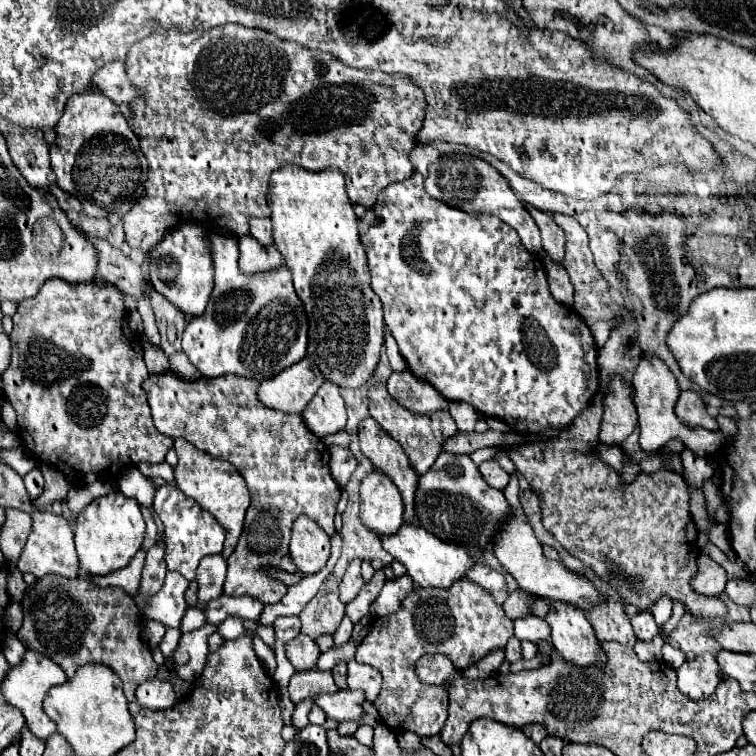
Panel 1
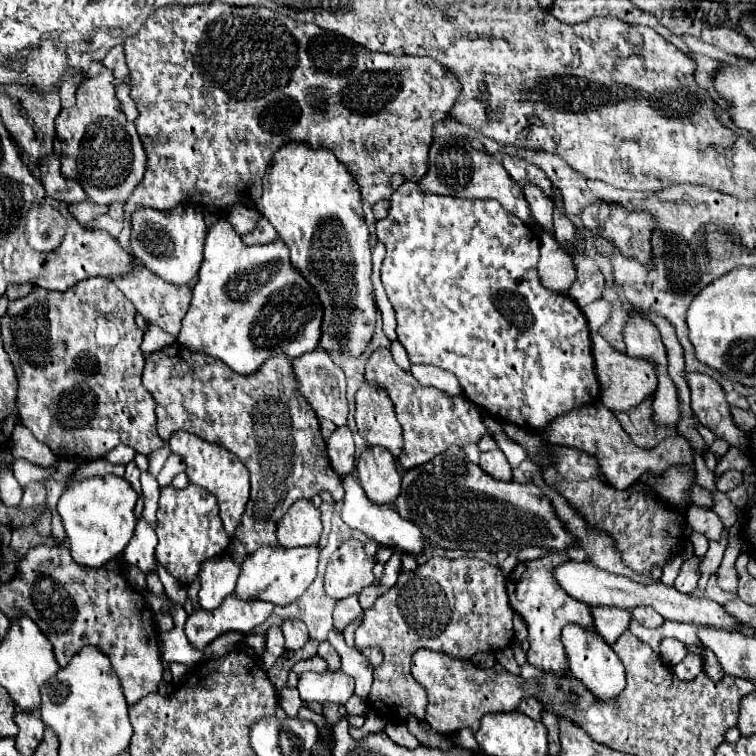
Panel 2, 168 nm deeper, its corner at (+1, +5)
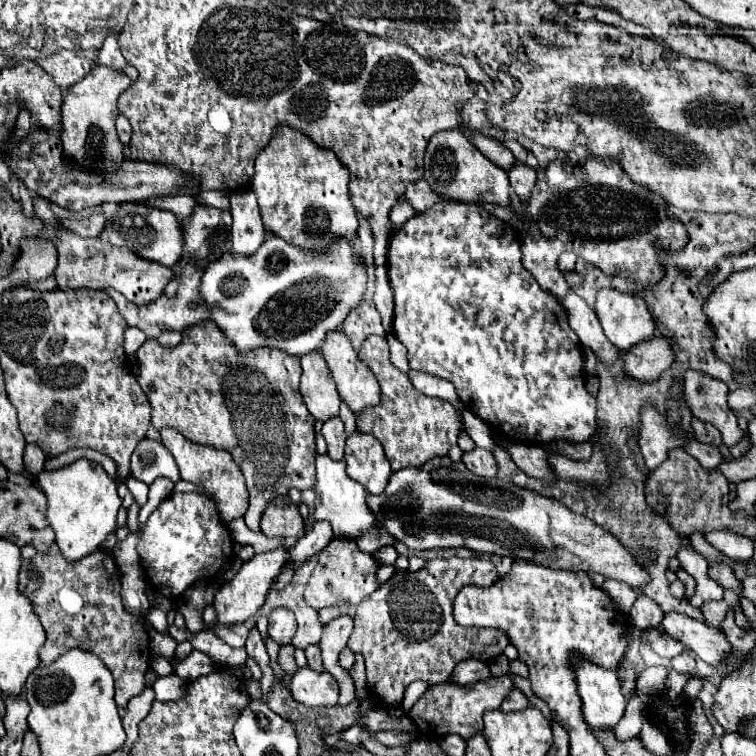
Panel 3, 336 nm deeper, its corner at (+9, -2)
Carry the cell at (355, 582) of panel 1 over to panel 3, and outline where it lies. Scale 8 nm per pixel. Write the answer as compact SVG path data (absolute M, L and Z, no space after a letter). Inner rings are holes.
M333 539L321 553L319 563L313 569L309 583L305 585L305 601L313 609L333 607L333 605L359 605L367 595L371 595L379 585L375 581L375 571L379 563L373 555L361 553L353 539Z

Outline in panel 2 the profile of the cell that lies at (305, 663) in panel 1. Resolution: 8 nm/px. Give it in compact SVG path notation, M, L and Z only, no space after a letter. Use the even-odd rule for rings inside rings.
M293 618L293 620L285 620L281 628L283 628L285 648L287 648L287 650L299 650L299 648L309 640L307 626L303 626L303 622L297 620L297 618Z

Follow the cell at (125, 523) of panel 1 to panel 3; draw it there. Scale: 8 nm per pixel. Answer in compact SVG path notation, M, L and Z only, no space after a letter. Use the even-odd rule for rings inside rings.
M79 459L57 471L43 471L37 475L37 481L49 501L47 521L51 523L59 551L67 557L67 561L81 561L89 553L97 551L107 535L117 529L121 497L117 495L117 483L99 463Z

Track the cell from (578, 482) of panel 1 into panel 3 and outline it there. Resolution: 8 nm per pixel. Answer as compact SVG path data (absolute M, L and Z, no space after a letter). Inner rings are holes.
M367 337L359 351L359 359L373 371L375 379L381 385L381 405L365 409L357 419L357 427L359 431L373 433L379 439L393 471L405 467L421 467L433 457L447 455L449 449L457 445L457 439L463 429L461 415L451 403L419 393L411 385L407 375L391 365L385 337Z

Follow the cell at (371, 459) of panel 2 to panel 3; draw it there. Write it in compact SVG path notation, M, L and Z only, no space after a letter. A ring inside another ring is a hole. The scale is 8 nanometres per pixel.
M355 433L345 443L345 463L347 475L359 481L369 493L379 495L385 491L391 465L383 453L381 443L369 433Z

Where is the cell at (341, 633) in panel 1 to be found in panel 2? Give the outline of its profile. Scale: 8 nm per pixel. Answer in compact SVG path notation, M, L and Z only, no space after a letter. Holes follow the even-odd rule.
M331 630L329 638L331 646L337 650L337 654L341 656L341 672L353 676L355 680L355 694L361 698L367 698L369 690L371 690L371 682L373 682L373 666L371 662L355 648L349 648L343 640L343 634L335 634L335 630Z

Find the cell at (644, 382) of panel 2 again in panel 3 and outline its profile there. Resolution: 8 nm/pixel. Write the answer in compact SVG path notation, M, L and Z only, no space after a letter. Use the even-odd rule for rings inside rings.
M651 339L635 345L625 353L623 373L629 379L639 383L653 383L665 369L673 365L675 357L671 351L671 343L663 339Z

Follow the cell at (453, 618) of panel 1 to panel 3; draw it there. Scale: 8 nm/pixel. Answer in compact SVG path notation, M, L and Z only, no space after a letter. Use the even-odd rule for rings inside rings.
M433 559L427 561L423 569L417 573L395 573L387 583L379 585L375 593L365 597L357 609L355 609L355 629L349 637L347 647L353 653L361 653L365 657L365 663L375 667L379 673L367 673L367 689L373 697L379 697L379 701L385 707L399 705L403 701L403 693L407 685L415 679L429 681L429 683L441 683L449 681L453 669L463 659L481 659L489 663L493 657L501 655L503 649L509 645L509 637L491 627L461 627L453 619L453 601L463 585L477 585L487 587L493 585L497 579L495 565L489 559Z

